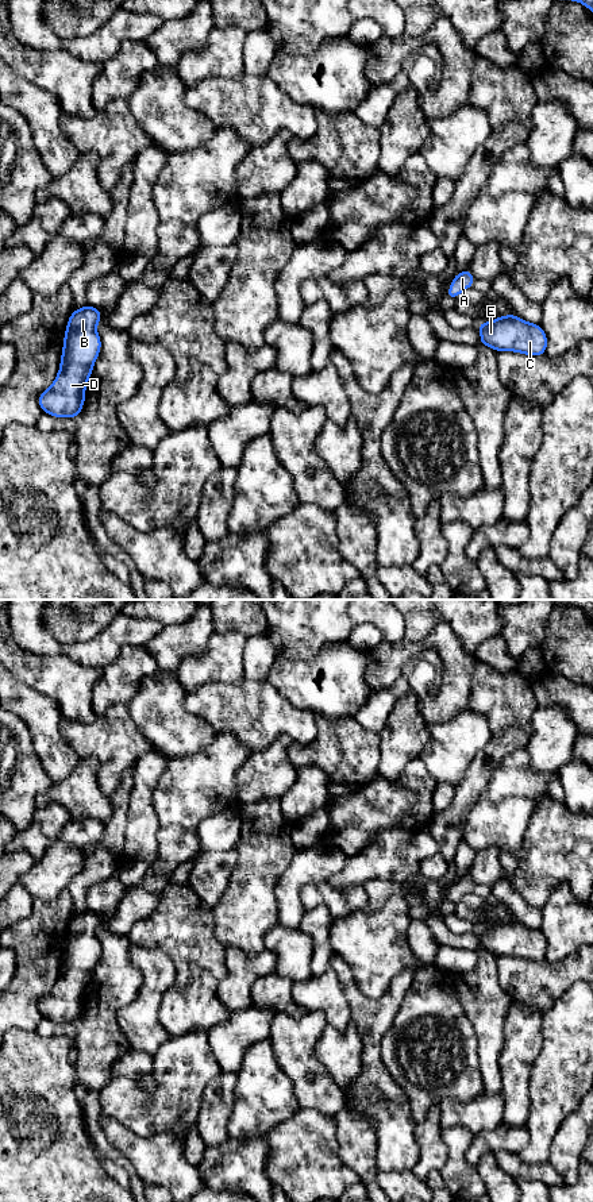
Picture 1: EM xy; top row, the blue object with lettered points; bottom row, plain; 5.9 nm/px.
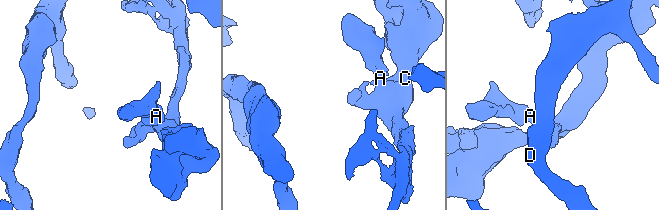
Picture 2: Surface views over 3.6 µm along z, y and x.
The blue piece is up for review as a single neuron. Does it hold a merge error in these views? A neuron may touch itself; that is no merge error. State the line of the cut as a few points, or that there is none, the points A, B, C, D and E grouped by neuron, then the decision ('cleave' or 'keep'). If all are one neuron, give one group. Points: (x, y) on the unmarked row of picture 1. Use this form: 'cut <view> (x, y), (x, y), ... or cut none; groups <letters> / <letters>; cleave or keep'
cut none; groups A B C D E; keep

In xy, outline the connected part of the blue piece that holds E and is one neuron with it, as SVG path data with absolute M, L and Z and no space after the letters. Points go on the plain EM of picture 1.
M505 920L478 929L481 951L494 956L515 956L539 962L546 959L547 940L540 929L528 928L519 921Z

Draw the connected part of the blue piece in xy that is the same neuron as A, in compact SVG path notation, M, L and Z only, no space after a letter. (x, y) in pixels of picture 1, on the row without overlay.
M467 872L462 878L455 879L448 895L447 895L447 904L455 904L458 902L465 894L469 894L474 889L474 882L470 878L470 874Z

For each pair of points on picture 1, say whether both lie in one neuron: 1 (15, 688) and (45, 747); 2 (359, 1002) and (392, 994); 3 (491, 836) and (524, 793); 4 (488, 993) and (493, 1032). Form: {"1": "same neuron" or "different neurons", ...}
{"1": "same neuron", "2": "same neuron", "3": "same neuron", "4": "same neuron"}

